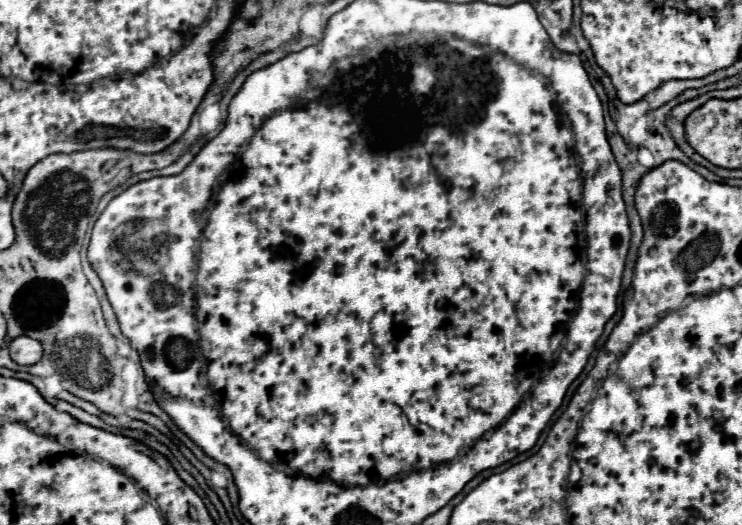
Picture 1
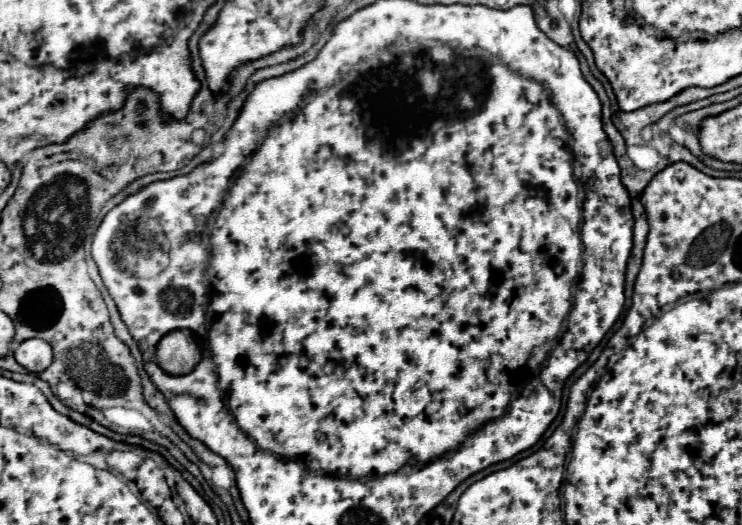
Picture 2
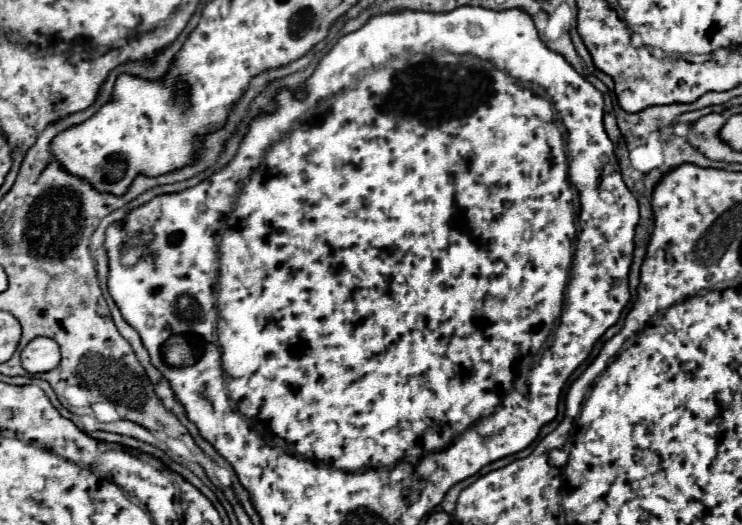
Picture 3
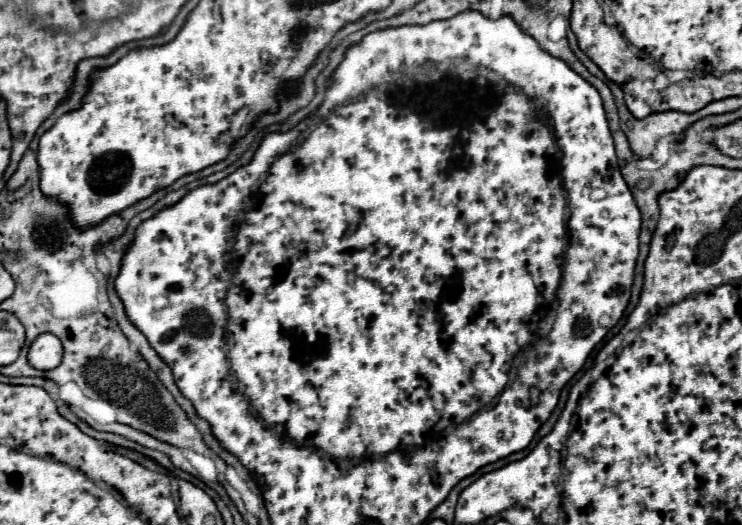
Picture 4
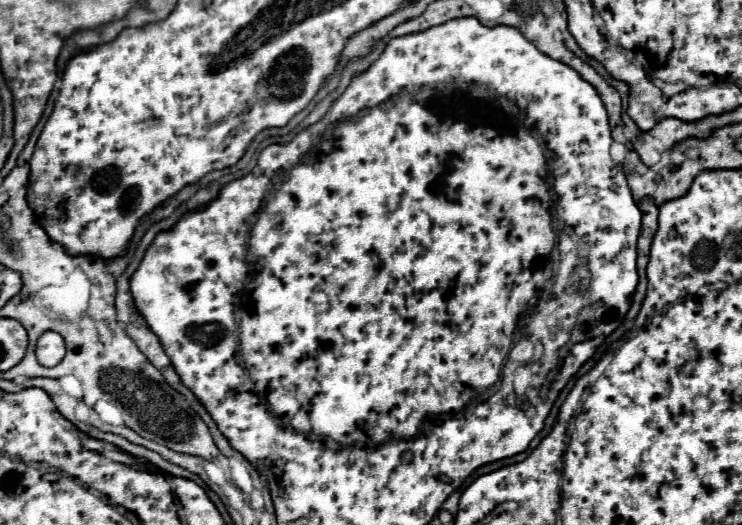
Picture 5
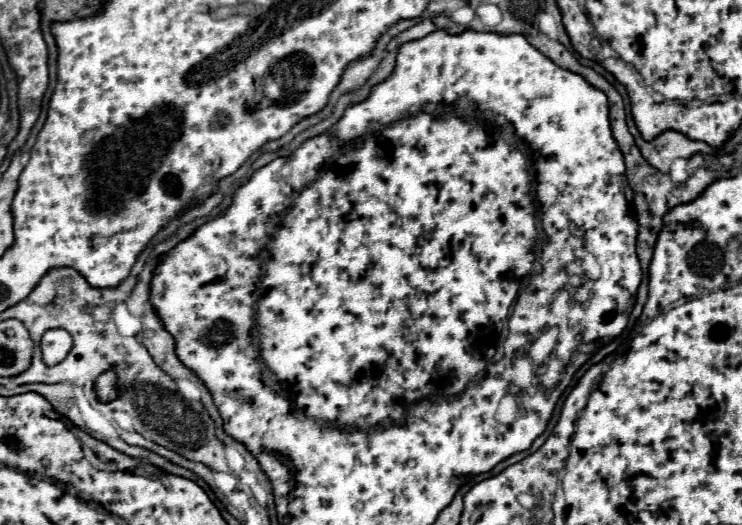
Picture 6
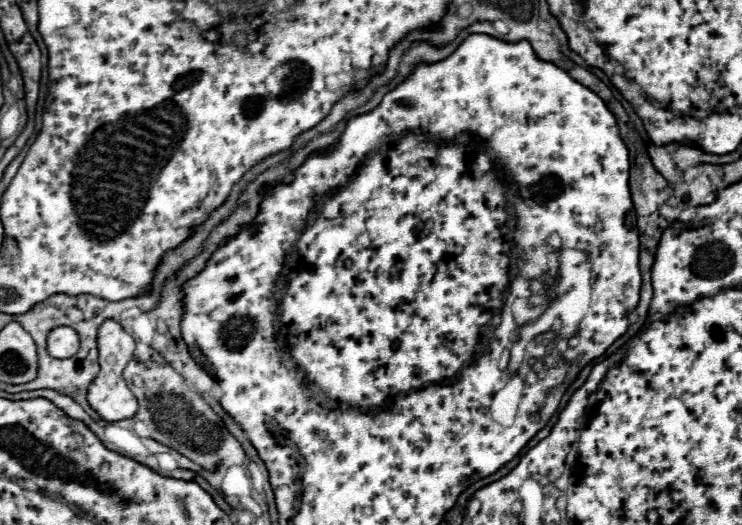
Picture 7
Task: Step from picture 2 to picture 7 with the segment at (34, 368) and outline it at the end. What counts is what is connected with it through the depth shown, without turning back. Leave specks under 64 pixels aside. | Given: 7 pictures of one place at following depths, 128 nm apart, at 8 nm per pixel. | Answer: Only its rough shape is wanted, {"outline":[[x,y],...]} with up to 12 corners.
{"outline":[[58,326],[48,334],[48,352],[70,358],[78,352],[78,332]]}

